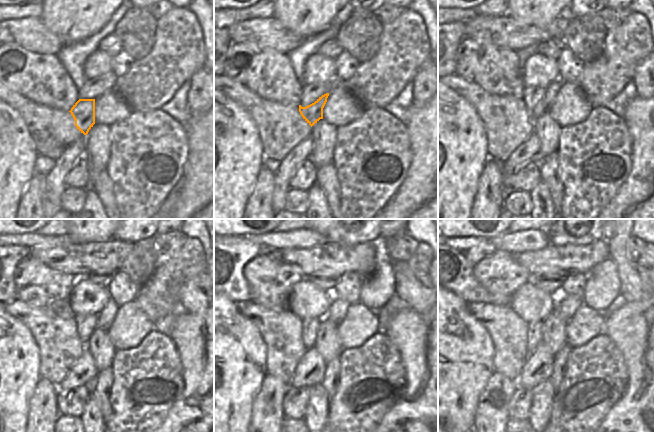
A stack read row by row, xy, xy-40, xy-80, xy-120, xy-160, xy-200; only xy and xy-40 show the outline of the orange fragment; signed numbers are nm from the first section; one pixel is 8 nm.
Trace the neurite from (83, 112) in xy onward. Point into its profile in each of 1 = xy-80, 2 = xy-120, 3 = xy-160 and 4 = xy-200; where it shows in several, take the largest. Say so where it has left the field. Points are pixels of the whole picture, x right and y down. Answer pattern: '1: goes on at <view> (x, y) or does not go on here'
1: goes on at xy-80 (551, 90)
2: goes on at xy-120 (106, 316)
3: goes on at xy-160 (338, 307)
4: goes on at xy-200 (567, 304)

